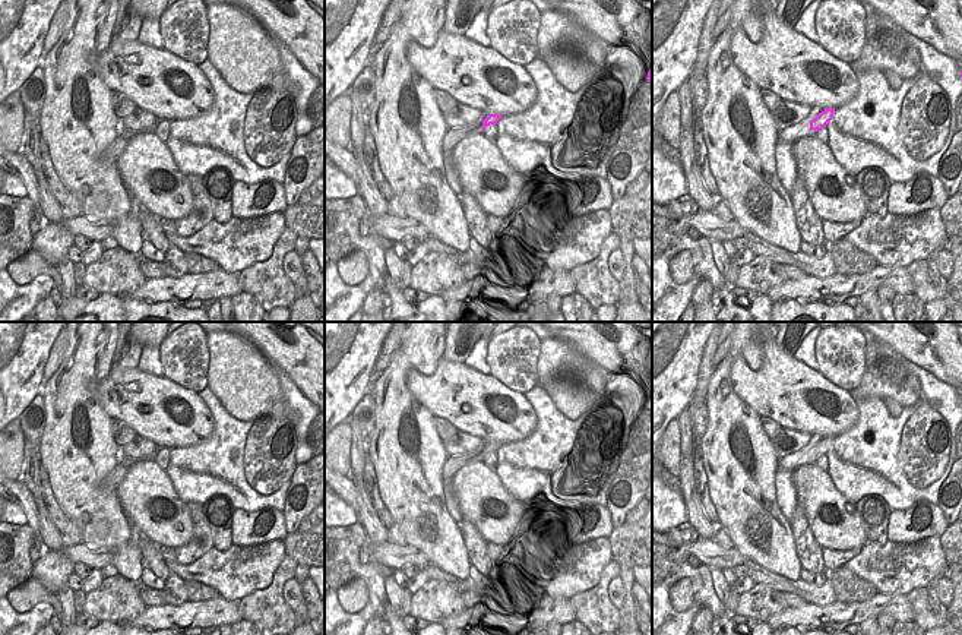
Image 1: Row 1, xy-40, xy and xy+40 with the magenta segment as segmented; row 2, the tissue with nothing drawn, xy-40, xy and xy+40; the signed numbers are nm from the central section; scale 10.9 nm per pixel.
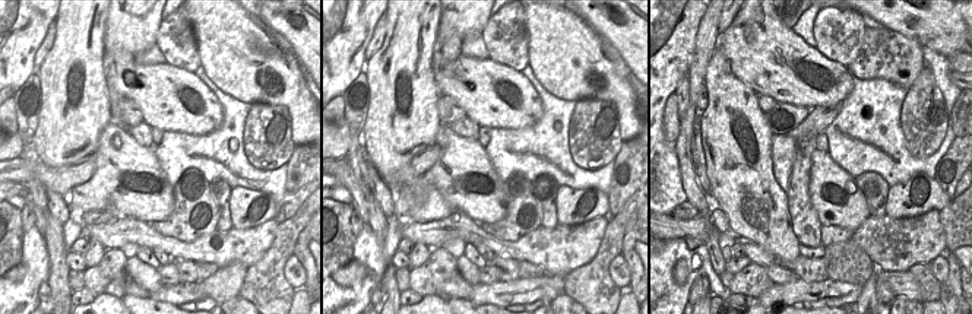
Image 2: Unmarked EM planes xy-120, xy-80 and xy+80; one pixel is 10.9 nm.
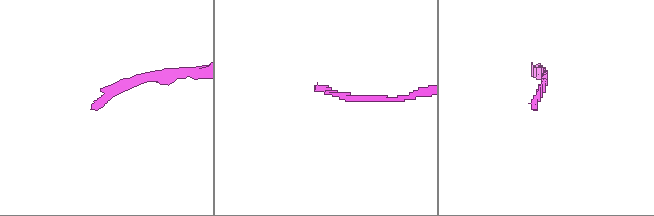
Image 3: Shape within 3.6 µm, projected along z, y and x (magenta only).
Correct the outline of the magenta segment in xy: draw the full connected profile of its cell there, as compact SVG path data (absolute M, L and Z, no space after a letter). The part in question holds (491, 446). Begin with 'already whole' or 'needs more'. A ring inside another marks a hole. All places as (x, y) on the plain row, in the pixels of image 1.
needs more; M482 440L481 446L477 448L472 452L461 454L461 455L452 455L447 456L444 465L443 465L443 484L446 481L452 481L453 476L465 465L474 464L474 462L484 462L484 458L490 452L497 452L497 449L503 443L499 442L487 442Z

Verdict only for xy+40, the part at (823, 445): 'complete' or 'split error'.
split error

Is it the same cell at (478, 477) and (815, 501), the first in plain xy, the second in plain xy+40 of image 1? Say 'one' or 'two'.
one

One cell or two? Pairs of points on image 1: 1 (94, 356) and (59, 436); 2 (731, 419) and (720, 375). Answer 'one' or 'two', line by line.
1: one
2: one

